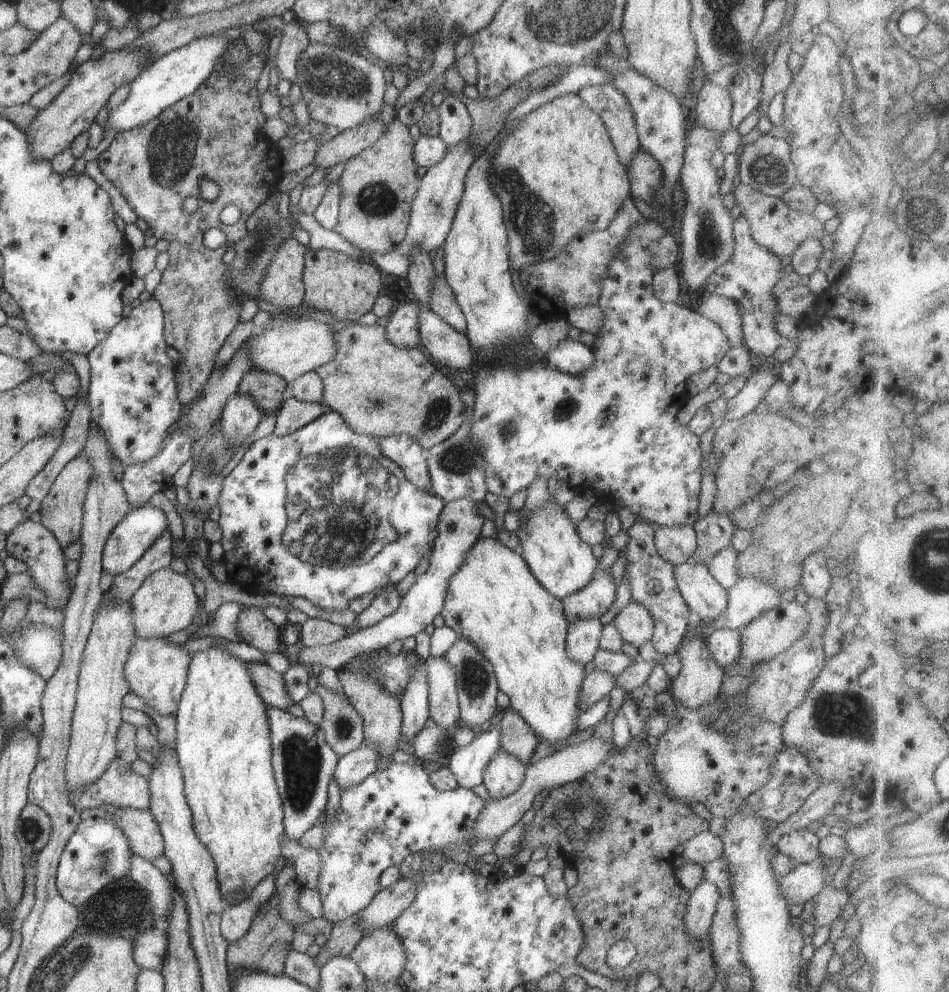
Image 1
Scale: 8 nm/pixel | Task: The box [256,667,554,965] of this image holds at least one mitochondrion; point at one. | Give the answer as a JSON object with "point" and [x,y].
{"point":[301,758]}

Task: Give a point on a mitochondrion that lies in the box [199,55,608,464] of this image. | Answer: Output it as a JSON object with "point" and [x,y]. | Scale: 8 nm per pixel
{"point":[524,208]}

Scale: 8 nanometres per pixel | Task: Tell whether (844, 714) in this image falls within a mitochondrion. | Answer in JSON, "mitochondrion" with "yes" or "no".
{"mitochondrion":"yes"}

